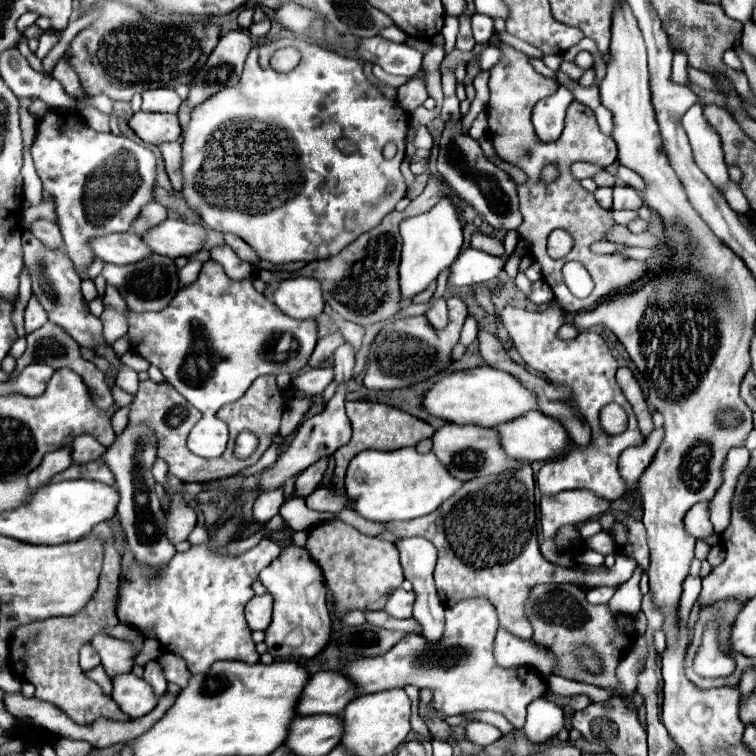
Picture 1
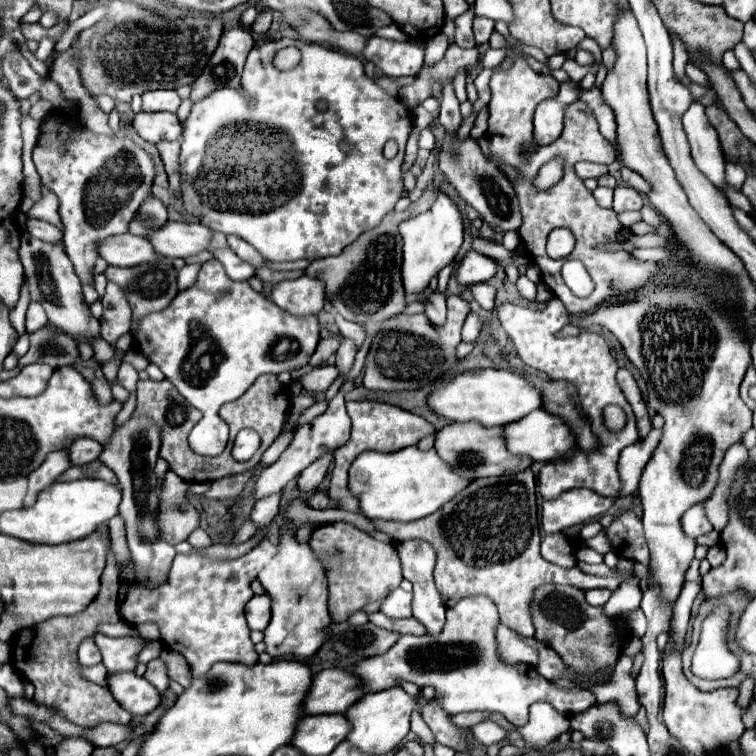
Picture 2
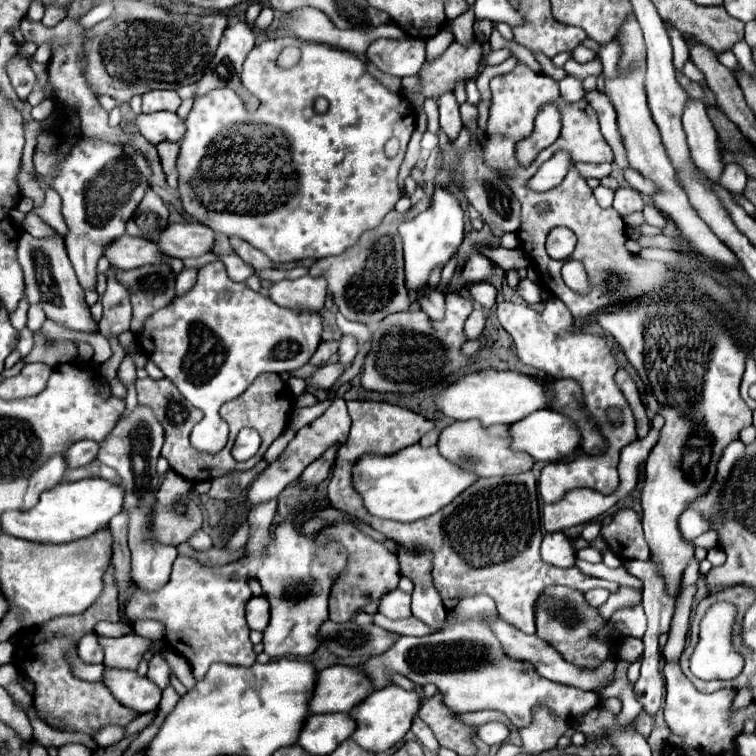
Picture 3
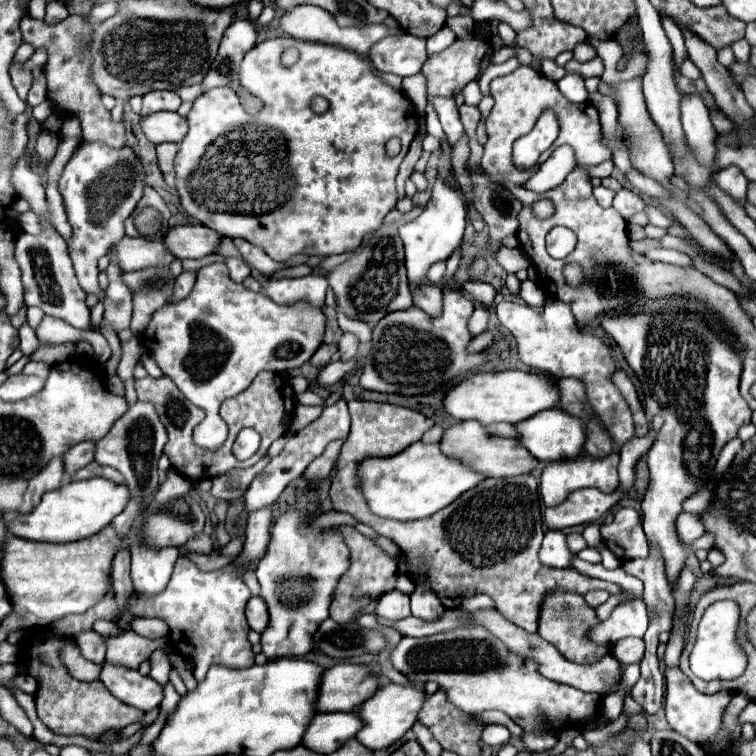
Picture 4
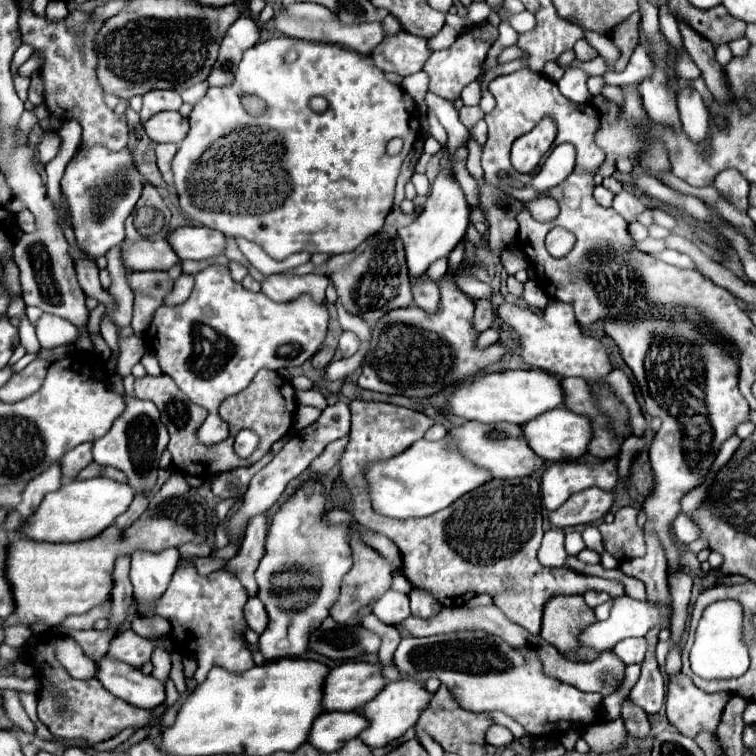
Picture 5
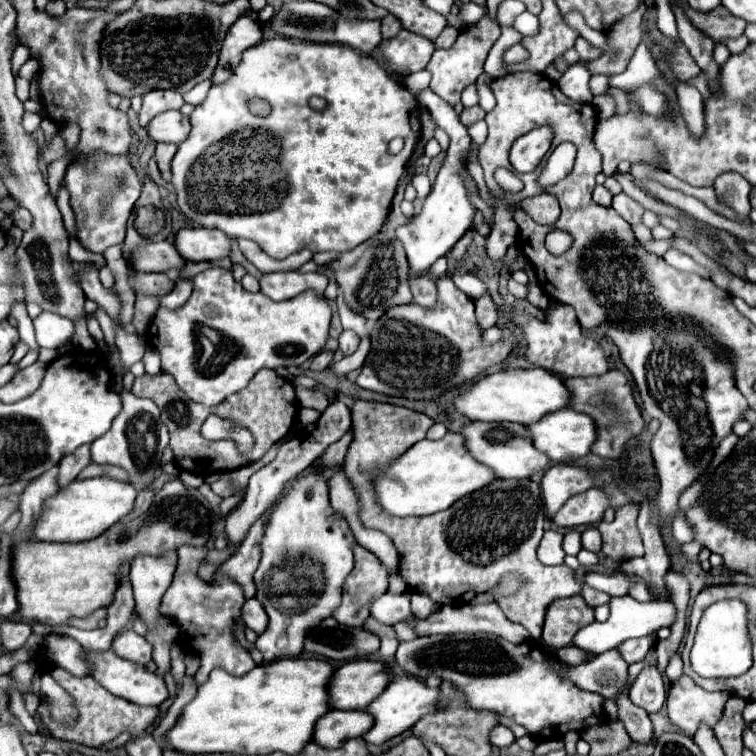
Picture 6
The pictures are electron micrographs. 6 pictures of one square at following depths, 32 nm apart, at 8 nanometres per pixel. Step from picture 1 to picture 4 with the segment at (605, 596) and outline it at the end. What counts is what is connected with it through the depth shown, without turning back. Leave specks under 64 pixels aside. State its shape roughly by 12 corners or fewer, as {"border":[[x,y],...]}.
{"border":[[590,590],[586,602],[598,608],[608,600],[606,590]]}

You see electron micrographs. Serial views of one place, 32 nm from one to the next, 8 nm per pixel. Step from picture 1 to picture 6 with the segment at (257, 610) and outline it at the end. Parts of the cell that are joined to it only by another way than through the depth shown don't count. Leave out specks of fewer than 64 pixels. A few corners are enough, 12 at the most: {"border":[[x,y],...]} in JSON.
{"border":[[256,598],[246,600],[242,618],[256,634],[268,626],[264,606]]}

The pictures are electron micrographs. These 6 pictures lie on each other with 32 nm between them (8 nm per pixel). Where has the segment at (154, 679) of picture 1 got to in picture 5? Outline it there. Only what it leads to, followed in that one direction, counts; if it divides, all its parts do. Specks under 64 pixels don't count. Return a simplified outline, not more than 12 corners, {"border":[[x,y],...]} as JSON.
{"border":[[164,648],[152,652],[152,676],[168,680],[170,654]]}

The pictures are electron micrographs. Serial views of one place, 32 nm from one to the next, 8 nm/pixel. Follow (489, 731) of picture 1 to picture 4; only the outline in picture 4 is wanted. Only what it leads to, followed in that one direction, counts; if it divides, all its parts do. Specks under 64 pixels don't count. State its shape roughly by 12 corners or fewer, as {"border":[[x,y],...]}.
{"border":[[486,724],[482,740],[488,746],[502,746],[510,732],[502,724]]}

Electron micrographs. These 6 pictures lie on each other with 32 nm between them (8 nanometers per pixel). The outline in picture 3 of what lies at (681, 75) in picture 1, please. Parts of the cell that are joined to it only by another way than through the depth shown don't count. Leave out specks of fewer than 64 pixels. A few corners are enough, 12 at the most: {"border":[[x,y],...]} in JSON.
{"border":[[668,28],[674,46],[674,68],[682,72],[690,60],[688,44],[680,32]]}

